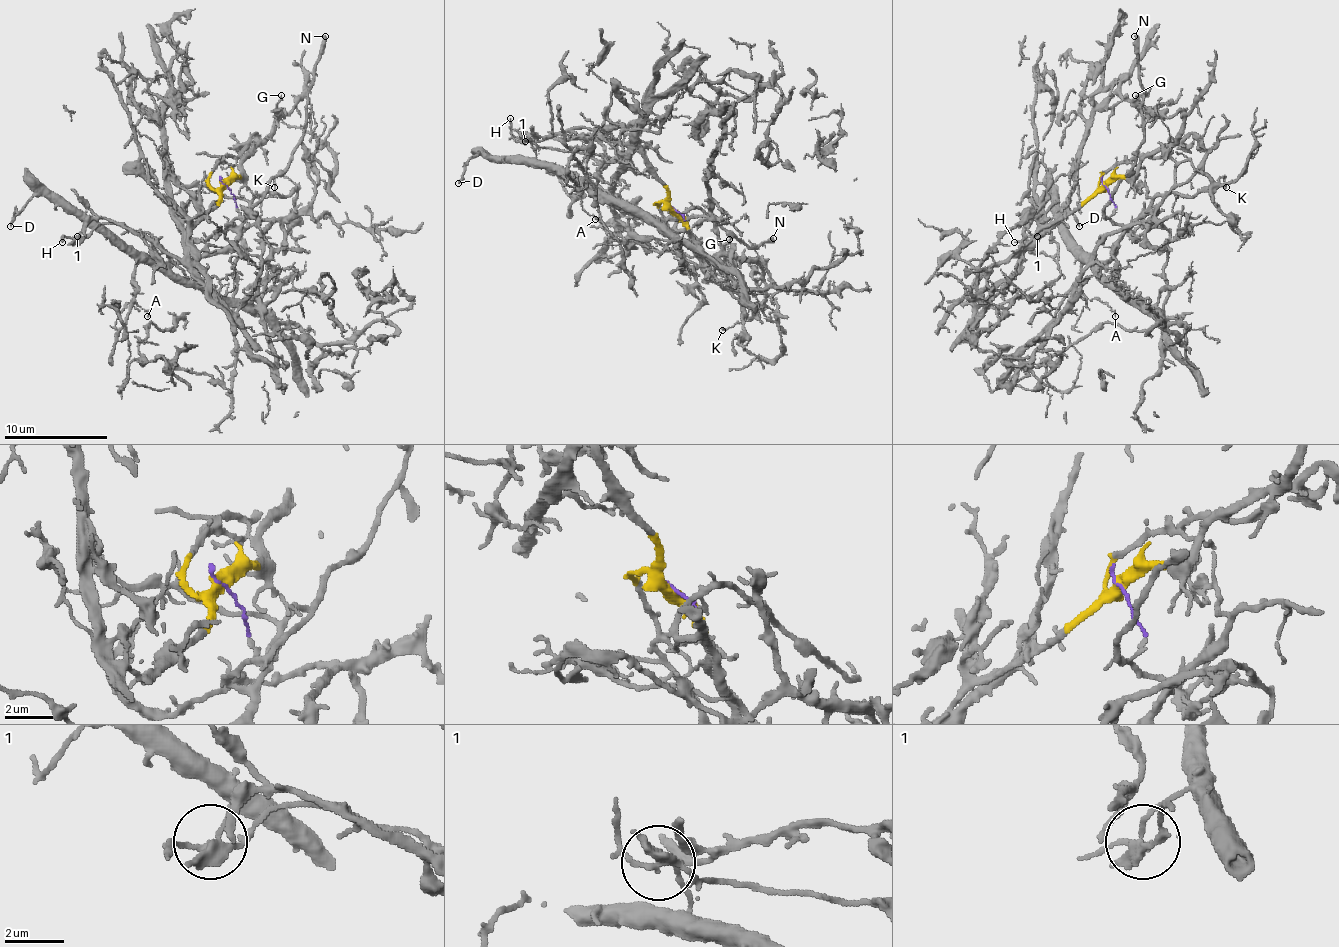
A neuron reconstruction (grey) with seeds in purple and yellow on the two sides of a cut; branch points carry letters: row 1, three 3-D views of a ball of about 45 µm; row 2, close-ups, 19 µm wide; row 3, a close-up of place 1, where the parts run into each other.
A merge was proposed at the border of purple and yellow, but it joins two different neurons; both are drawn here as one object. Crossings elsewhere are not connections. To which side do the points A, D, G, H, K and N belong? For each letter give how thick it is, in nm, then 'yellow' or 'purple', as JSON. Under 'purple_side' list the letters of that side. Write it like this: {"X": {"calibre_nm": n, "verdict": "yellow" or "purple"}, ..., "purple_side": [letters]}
{"A": {"calibre_nm": 120, "verdict": "purple"}, "D": {"calibre_nm": 180, "verdict": "purple"}, "G": {"calibre_nm": 120, "verdict": "yellow"}, "H": {"calibre_nm": 140, "verdict": "purple"}, "K": {"calibre_nm": 110, "verdict": "purple"}, "N": {"calibre_nm": 340, "verdict": "purple"}, "purple_side": ["A", "D", "H", "K", "N"]}

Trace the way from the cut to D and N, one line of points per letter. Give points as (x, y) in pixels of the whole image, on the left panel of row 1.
D: (225, 186), (238, 206), (227, 224), (238, 234), (184, 260), (145, 260), (45, 196), (32, 196), (11, 227)
N: (225, 186), (235, 209), (243, 216), (287, 165), (302, 134), (307, 88), (325, 36)

